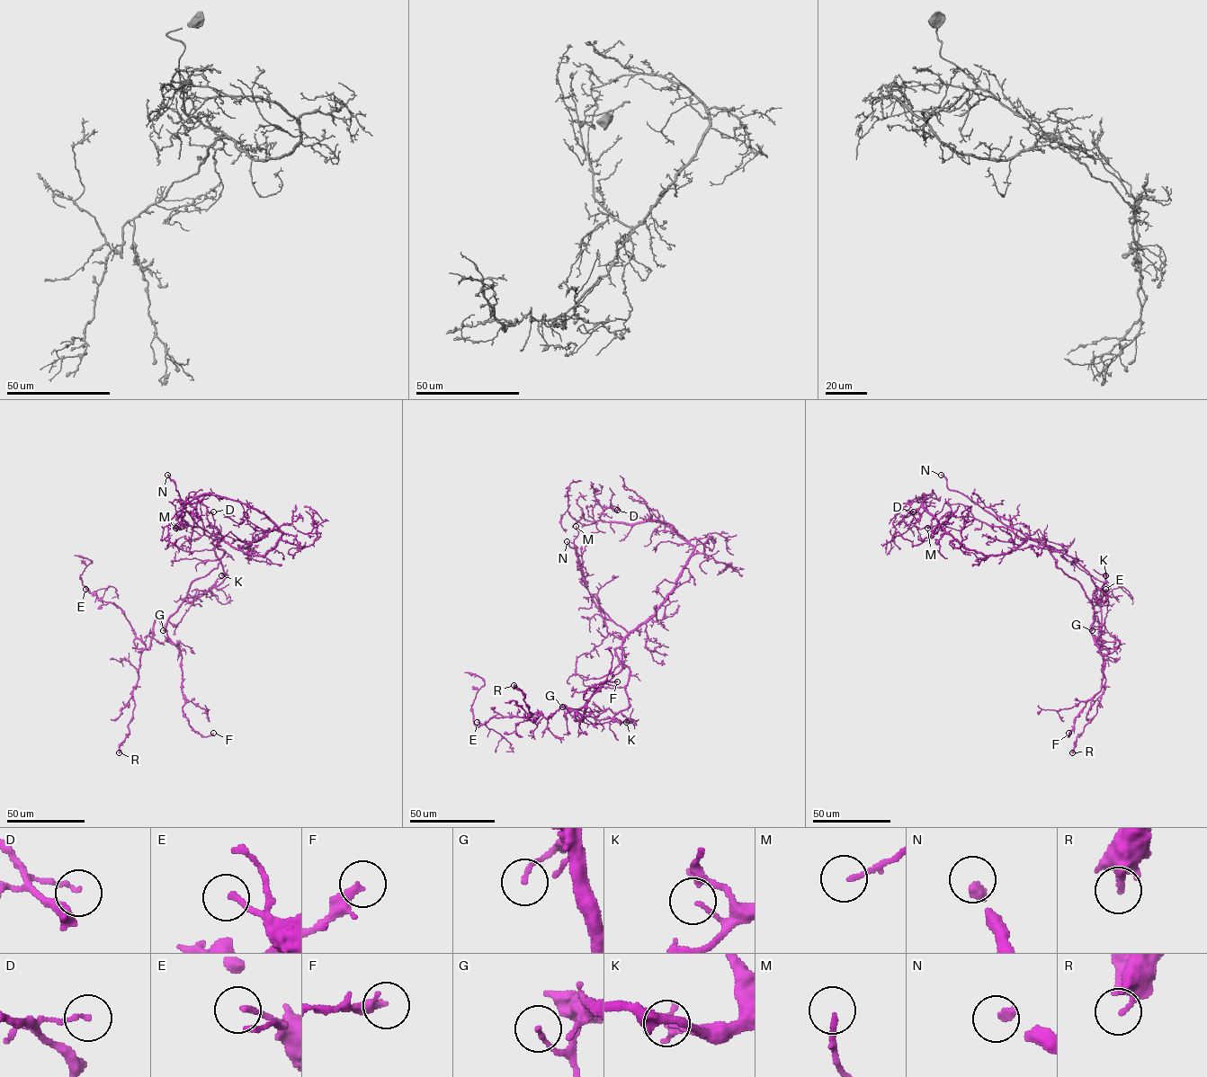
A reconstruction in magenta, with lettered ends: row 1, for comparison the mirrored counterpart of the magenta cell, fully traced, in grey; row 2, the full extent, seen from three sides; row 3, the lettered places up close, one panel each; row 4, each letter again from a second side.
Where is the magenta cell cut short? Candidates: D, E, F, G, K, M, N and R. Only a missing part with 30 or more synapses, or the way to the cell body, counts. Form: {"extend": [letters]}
{"extend": ["N"]}

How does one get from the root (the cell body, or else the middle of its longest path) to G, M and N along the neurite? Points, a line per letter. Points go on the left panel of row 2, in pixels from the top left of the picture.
G: (214, 547), (218, 566), (192, 582), (187, 596), (163, 630)
M: (214, 547), (211, 542), (222, 539), (205, 529), (190, 526), (183, 519), (176, 530), (173, 524), (175, 528)
N: (214, 547), (211, 542), (219, 539), (206, 536), (193, 520), (181, 502), (175, 484), (167, 475)

